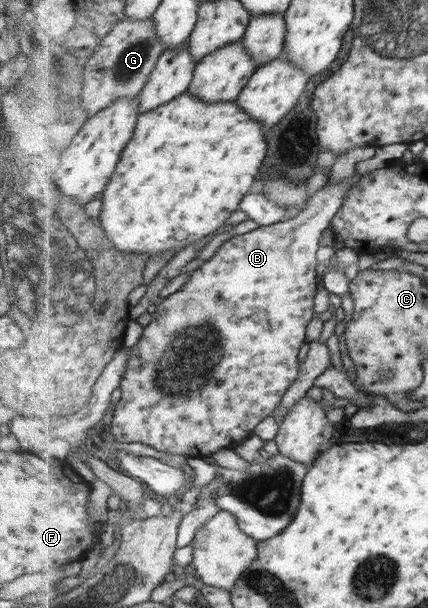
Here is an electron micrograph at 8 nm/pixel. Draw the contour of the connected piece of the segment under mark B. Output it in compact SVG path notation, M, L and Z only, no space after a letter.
M356 172L353 176L339 184L333 183L320 188L312 195L307 205L301 209L298 216L293 216L287 221L278 221L275 224L259 226L248 233L237 235L217 249L215 254L198 268L195 269L187 282L175 293L164 298L157 306L154 317L143 333L137 344L129 348L130 358L128 367L122 378L120 388L122 396L114 410L113 420L110 425L111 434L118 443L142 443L149 445L163 453L176 454L186 457L209 457L219 452L221 449L234 448L241 444L241 441L253 435L253 430L257 424L261 424L275 412L275 409L283 402L283 396L290 390L290 386L298 380L301 365L299 364L299 348L305 348L305 332L307 324L313 320L313 306L315 306L315 296L317 296L317 250L323 238L323 232L331 228L335 215L343 207L346 196L350 190L361 182L364 173Z

